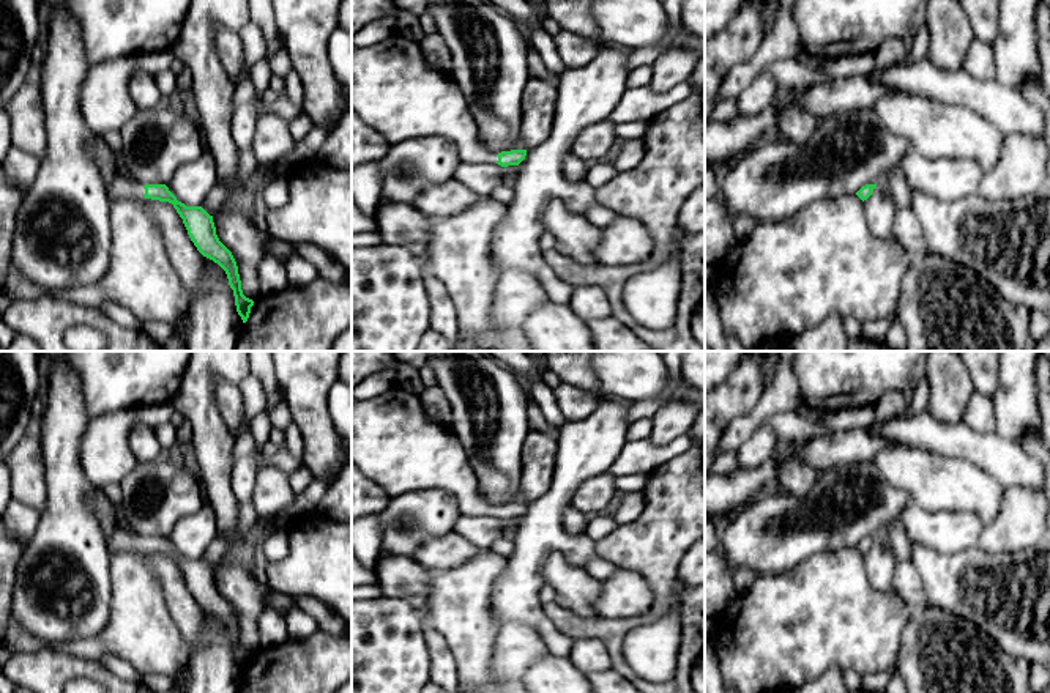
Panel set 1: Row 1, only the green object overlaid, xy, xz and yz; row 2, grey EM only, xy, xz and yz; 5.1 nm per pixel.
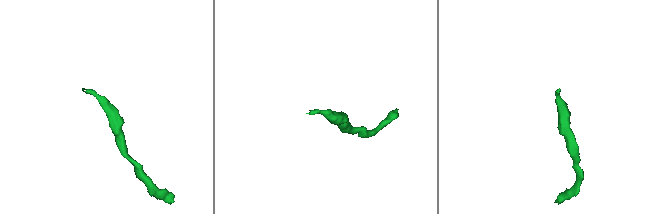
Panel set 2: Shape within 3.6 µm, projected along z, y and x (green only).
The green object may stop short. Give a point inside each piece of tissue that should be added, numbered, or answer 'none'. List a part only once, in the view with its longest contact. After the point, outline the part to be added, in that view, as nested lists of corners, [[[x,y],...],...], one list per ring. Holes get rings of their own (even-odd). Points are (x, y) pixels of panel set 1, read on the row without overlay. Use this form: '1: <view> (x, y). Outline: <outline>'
1: xy (120, 541). Outline: [[[121,524],[117,526],[107,537],[107,547],[110,553],[128,553],[131,550],[143,550],[143,539],[131,534]]]

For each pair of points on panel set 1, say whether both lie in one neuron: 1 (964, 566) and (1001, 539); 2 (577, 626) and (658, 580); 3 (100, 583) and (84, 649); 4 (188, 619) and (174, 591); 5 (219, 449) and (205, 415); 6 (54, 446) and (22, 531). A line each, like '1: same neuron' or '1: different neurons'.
1: different neurons
2: same neuron
3: different neurons
4: same neuron
5: same neuron
6: different neurons

